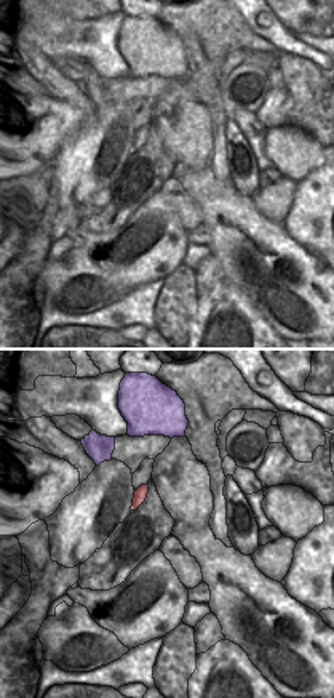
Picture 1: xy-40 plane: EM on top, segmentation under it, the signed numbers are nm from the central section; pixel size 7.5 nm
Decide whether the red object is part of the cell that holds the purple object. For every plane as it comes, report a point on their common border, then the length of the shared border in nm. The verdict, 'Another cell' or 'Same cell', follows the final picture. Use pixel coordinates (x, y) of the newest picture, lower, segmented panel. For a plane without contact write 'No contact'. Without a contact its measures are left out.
No contact.

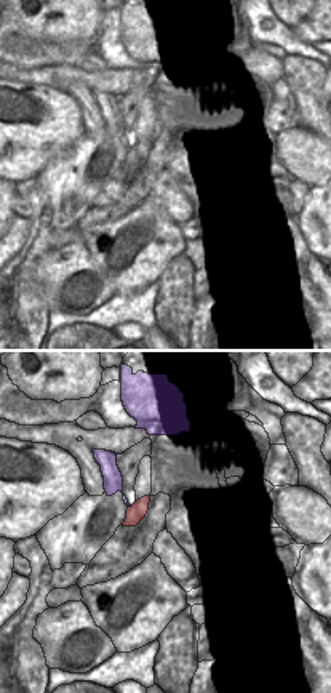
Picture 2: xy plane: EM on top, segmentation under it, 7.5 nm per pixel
No contact.

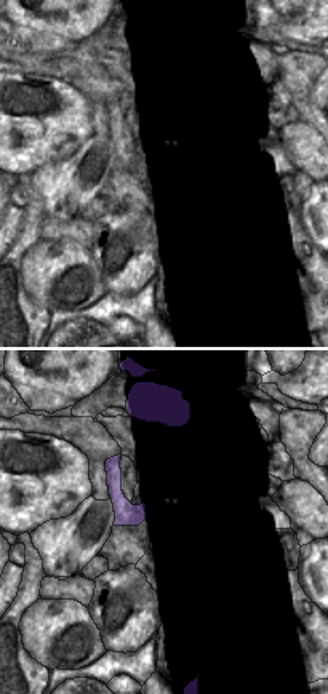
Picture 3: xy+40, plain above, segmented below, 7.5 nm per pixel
No contact.

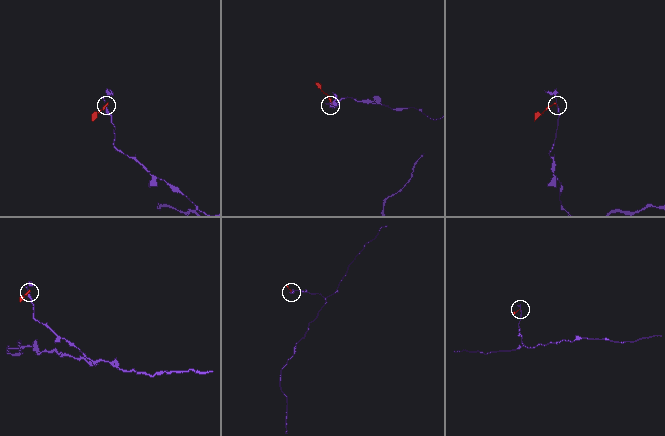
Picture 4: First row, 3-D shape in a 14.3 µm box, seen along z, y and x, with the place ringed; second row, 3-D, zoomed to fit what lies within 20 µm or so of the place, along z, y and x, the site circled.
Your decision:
Another cell.

